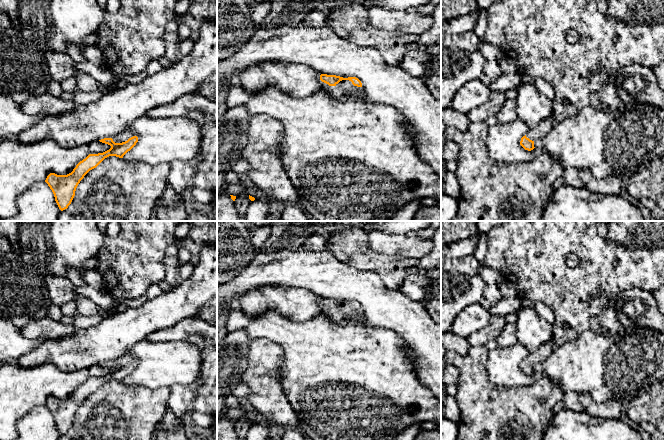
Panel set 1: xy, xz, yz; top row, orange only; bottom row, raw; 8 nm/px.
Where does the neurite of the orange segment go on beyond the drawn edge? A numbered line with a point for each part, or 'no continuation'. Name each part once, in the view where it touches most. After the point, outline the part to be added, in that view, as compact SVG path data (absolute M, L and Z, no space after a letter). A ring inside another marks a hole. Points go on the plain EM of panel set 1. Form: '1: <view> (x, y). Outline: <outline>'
1: xz (344, 313). Outline: M342 304L336 308L333 313L333 317L341 324L345 324L349 321L361 323L367 325L367 320L363 311L357 311L349 304Z

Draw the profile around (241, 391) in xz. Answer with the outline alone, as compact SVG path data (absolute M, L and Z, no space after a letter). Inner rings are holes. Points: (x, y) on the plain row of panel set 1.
M241 381L232 391L232 395L237 397L239 400L248 399L249 388L248 386Z

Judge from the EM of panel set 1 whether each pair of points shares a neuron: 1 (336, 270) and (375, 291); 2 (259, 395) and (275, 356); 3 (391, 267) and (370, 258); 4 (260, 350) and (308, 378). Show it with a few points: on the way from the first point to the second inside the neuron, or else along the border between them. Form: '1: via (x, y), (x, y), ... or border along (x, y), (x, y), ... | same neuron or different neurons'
1: via (346, 280), (352, 285), (365, 287) | same neuron
2: via (264, 385), (265, 366) | same neuron
3: via (386, 266), (375, 262) | same neuron
4: border along (273, 341), (282, 349), (282, 387) | different neurons

